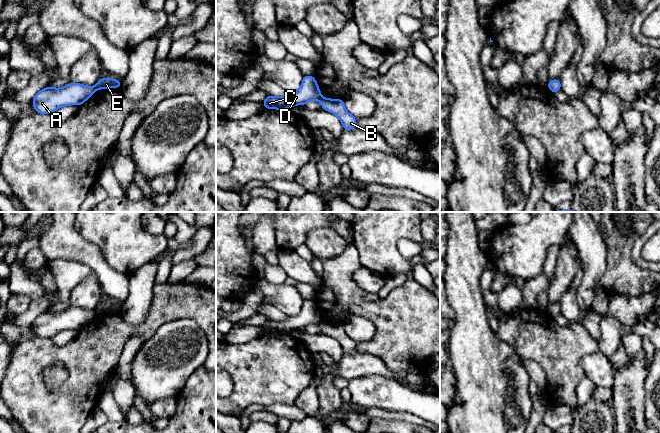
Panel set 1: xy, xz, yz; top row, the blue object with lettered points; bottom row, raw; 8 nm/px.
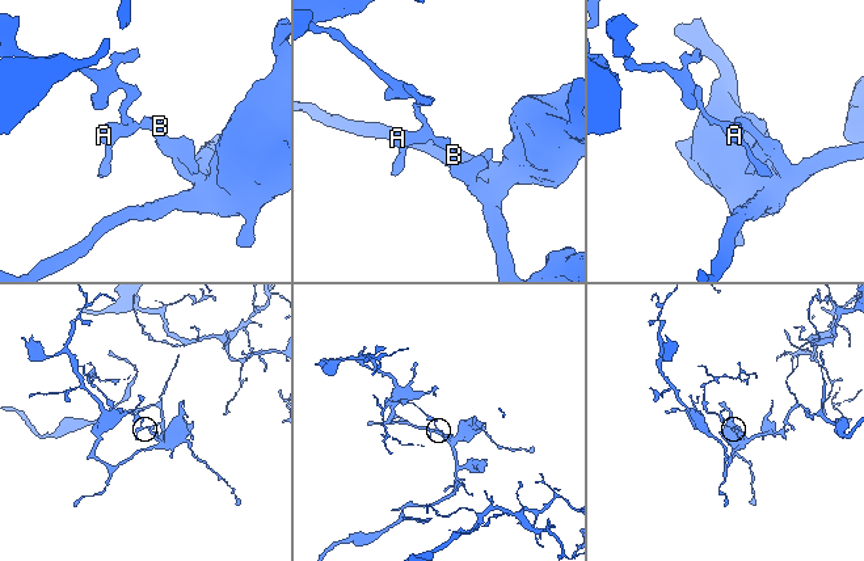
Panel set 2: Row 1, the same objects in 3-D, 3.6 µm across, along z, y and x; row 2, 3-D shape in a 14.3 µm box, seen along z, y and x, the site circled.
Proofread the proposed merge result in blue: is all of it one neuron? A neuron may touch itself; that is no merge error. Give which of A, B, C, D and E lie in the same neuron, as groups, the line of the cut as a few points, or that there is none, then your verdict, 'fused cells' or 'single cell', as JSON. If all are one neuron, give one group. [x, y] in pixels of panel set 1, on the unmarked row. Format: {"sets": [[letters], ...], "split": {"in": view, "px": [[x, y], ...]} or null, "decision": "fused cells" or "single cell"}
{"sets": [["A", "C", "D"], ["B", "E"]], "split": {"in": "xy", "px": [[95, 310], [97, 313]]}, "decision": "fused cells"}

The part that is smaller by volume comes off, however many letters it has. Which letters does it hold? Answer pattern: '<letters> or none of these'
A, C, D

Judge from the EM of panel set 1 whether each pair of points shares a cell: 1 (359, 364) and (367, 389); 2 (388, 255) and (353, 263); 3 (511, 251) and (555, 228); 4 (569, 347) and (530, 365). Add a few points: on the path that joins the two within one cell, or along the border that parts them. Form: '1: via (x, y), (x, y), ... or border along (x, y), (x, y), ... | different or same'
1: border along (386, 377), (365, 375), (349, 380) | different
2: border along (352, 244), (358, 251), (361, 266) | different
3: via (522, 249), (544, 230) | same
4: border along (524, 358), (540, 366), (546, 383) | different

